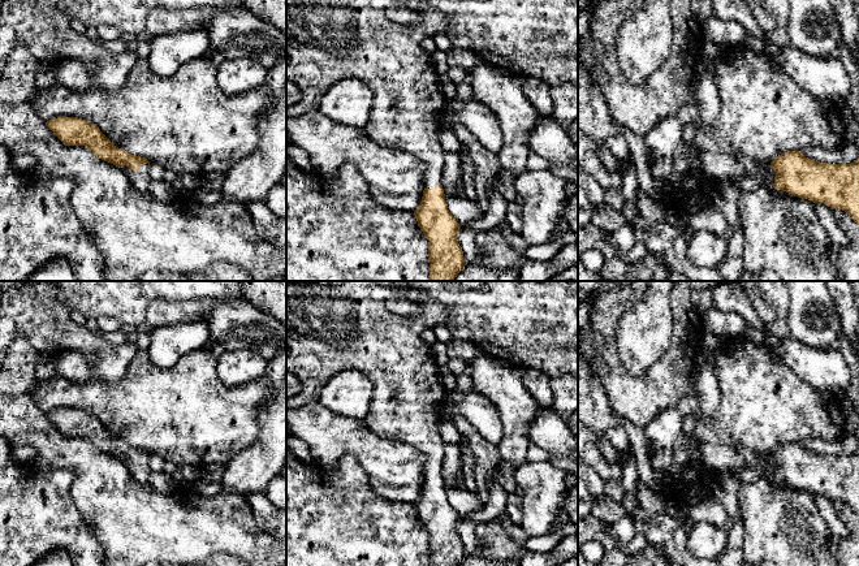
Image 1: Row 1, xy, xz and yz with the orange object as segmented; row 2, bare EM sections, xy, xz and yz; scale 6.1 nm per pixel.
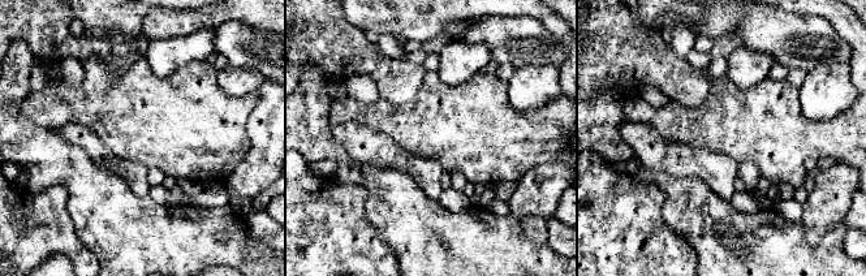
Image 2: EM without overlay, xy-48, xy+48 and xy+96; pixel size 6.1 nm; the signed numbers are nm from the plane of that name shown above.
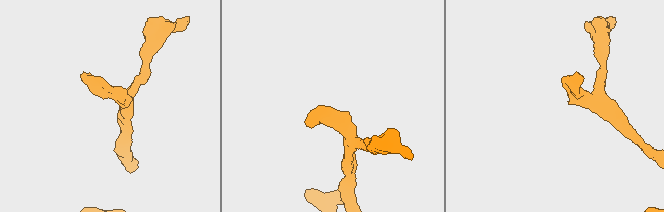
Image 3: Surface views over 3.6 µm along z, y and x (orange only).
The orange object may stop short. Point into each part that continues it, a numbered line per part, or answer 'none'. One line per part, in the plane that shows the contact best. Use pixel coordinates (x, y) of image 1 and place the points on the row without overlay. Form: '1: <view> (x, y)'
1: xy (141, 471)

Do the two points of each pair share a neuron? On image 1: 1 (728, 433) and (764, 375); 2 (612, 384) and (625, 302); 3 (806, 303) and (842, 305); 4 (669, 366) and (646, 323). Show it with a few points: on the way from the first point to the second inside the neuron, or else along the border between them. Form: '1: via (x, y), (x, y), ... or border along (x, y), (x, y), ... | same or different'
1: via (738, 419), (759, 398), (759, 389) | same
2: via (607, 363), (607, 323) | same
3: border along (829, 294), (840, 315), (842, 331) | different
4: border along (672, 325), (669, 349), (640, 375) | different

